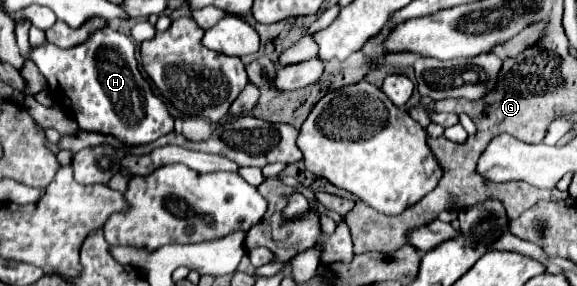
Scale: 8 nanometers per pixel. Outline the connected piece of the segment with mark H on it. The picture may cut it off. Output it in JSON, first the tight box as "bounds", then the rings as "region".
{"bounds":[32,27,174,147],"region":[[[102,27],[92,39],[70,49],[60,49],[54,43],[32,49],[32,61],[46,77],[48,95],[62,109],[72,109],[82,131],[114,135],[124,145],[134,147],[148,145],[174,131],[172,115],[140,75],[134,53],[134,43],[124,33]]]}

